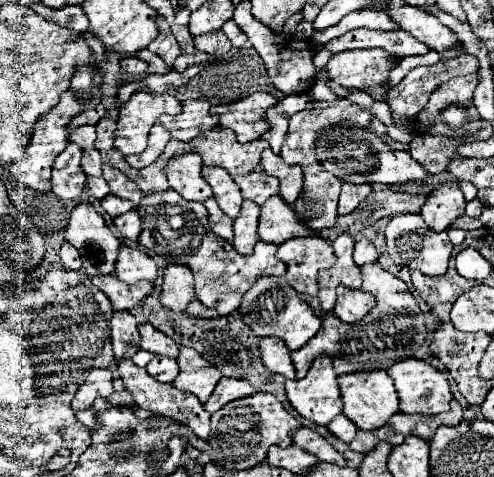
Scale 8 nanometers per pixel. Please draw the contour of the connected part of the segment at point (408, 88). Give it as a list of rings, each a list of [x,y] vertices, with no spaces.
[[[462,54],[458,58],[452,58],[452,60],[446,60],[446,62],[438,62],[434,66],[418,66],[414,70],[410,70],[404,80],[390,88],[388,94],[384,94],[384,102],[390,106],[390,112],[392,112],[392,120],[396,126],[404,126],[404,124],[410,124],[416,120],[416,114],[420,114],[420,110],[424,110],[432,90],[436,90],[436,86],[452,80],[454,76],[466,76],[466,74],[474,74],[478,72],[478,60],[470,54]]]

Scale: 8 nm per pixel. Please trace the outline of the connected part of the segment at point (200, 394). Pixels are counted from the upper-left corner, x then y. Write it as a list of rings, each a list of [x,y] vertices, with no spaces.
[[[188,346],[180,348],[180,356],[176,358],[176,362],[180,366],[180,374],[174,378],[172,386],[182,392],[194,394],[204,404],[222,378],[220,370],[216,366],[210,366],[196,350],[190,350]]]

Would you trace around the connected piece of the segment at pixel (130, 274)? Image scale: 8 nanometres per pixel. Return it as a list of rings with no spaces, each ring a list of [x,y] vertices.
[[[120,246],[114,274],[126,284],[136,284],[140,280],[154,282],[154,278],[158,276],[158,268],[156,262],[144,252],[132,250],[130,246]]]

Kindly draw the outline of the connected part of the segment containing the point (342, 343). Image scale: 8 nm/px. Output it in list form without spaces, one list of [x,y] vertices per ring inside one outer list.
[[[378,262],[362,266],[360,272],[364,278],[362,290],[376,296],[376,300],[378,300],[376,308],[368,314],[368,318],[364,318],[362,322],[356,322],[356,324],[344,324],[332,314],[326,316],[322,320],[322,326],[316,332],[316,336],[306,346],[292,352],[296,380],[304,378],[304,374],[308,372],[314,358],[322,352],[334,360],[334,368],[338,374],[346,374],[346,372],[380,370],[380,368],[388,370],[398,360],[406,358],[406,350],[412,352],[416,346],[422,344],[420,338],[414,336],[416,318],[422,316],[422,310],[420,310],[416,298],[404,290],[404,282],[400,278],[392,276],[390,272],[386,272],[384,268],[380,268]]]

